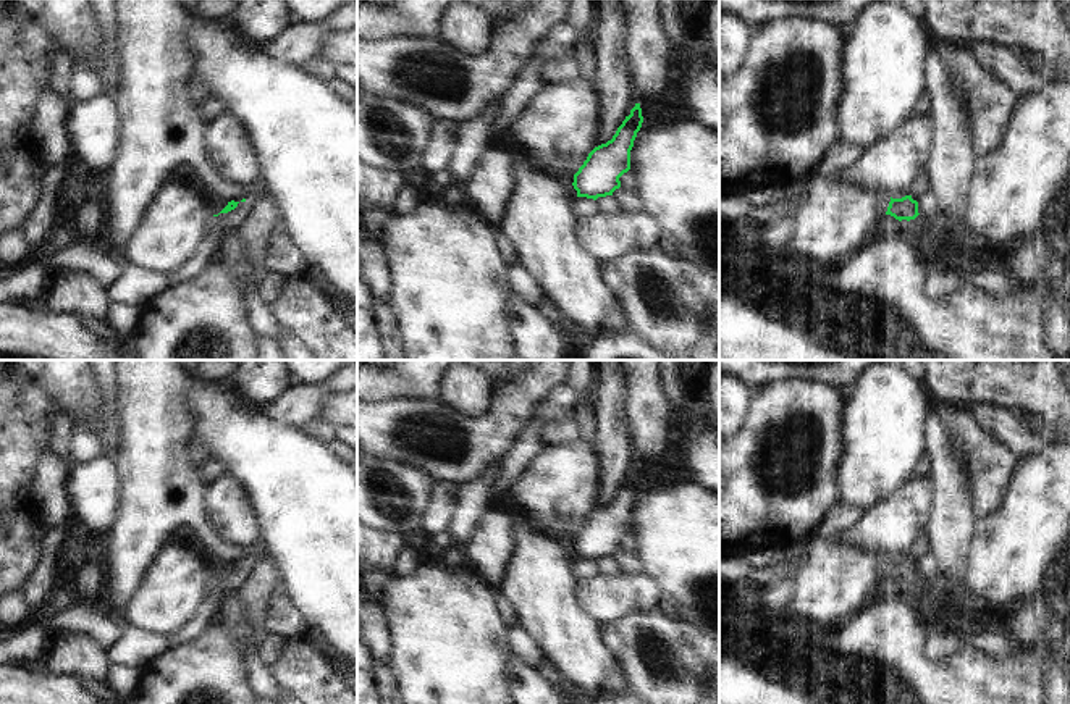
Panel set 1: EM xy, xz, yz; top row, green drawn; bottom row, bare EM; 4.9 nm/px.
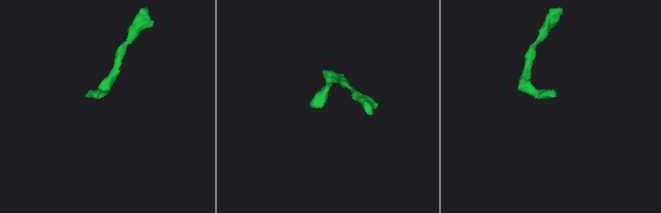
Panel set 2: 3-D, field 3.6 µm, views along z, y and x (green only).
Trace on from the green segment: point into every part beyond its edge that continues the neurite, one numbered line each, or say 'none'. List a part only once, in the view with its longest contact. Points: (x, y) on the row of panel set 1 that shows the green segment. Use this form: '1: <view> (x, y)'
none

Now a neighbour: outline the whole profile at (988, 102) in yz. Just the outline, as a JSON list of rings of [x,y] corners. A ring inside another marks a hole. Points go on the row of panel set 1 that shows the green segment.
[[[933,39],[931,47],[946,60],[950,87],[968,115],[975,158],[988,155],[1002,142],[1018,98],[962,45]]]

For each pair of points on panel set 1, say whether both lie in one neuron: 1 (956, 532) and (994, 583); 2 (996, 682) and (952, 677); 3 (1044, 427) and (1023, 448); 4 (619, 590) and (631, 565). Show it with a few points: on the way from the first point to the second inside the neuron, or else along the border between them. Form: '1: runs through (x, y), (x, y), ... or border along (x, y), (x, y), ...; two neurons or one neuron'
1: border along (977, 520), (967, 565), (970, 588); two neurons
2: runs through (985, 682), (964, 682); one neuron
3: border along (1014, 412), (1046, 444); two neurons
4: border along (621, 572), (642, 574); two neurons

